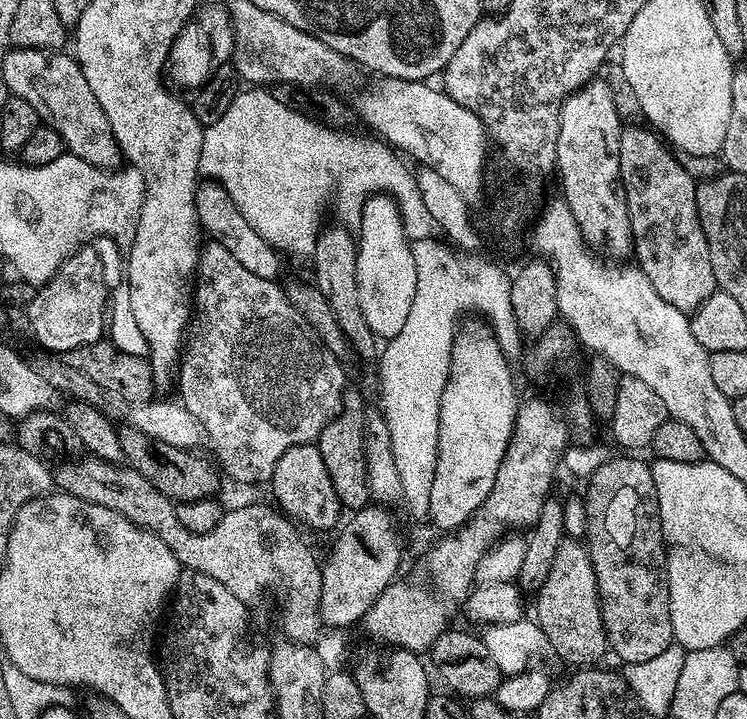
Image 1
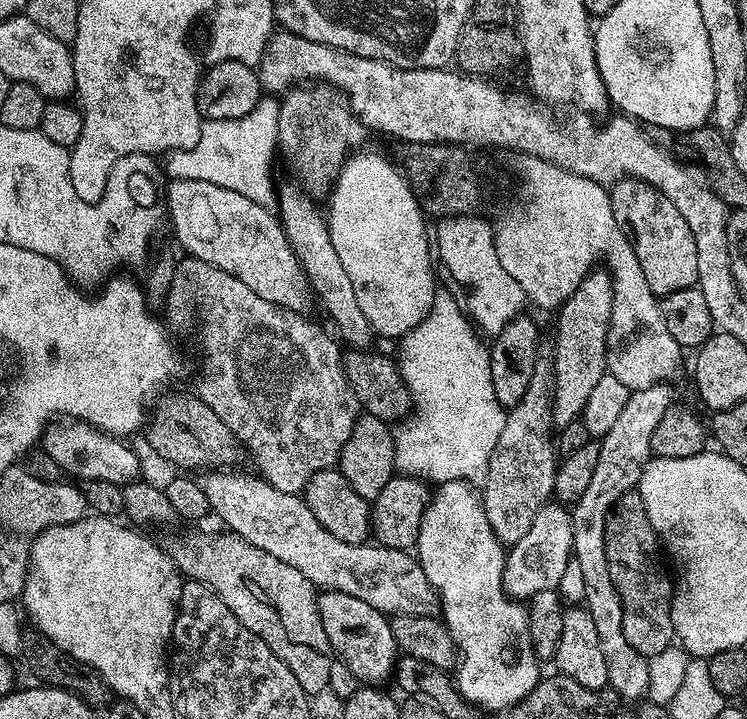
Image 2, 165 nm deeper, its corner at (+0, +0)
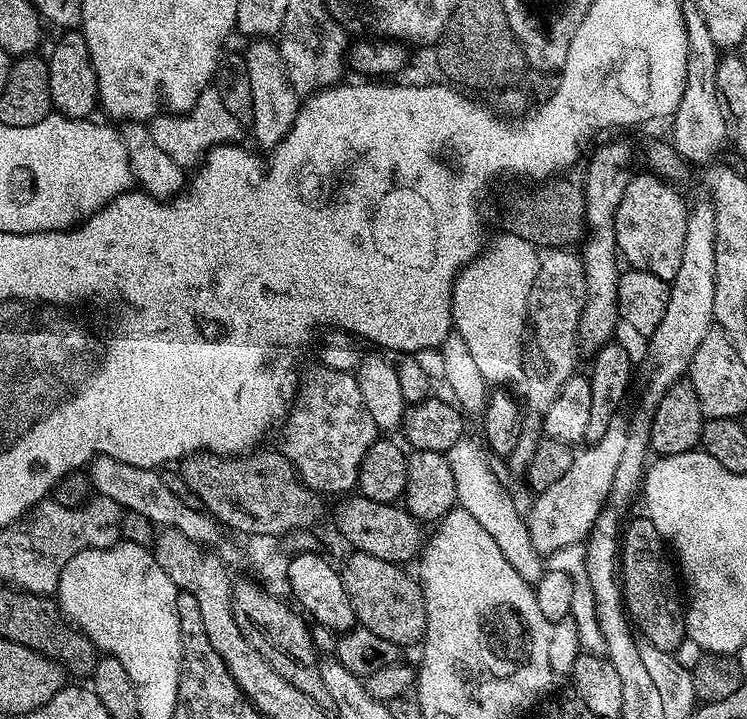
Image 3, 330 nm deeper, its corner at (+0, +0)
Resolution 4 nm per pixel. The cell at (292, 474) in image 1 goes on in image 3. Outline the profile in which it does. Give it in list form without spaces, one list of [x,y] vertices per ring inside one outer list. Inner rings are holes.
[[[354,494],[345,497],[336,510],[336,526],[341,536],[355,551],[370,554],[382,561],[407,564],[420,554],[424,544],[421,523],[409,515],[406,508],[388,503],[374,502],[365,496]]]

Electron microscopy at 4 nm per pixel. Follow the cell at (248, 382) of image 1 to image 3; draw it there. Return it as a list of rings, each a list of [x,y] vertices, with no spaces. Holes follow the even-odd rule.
[[[323,366],[317,369],[309,374],[305,384],[303,381],[288,409],[282,424],[284,441],[278,448],[292,463],[302,483],[313,492],[348,494],[357,487],[362,458],[366,458],[366,450],[378,439],[378,429],[374,418],[370,418],[370,410],[366,410],[366,402],[362,402],[362,390],[358,390],[355,375],[333,372]]]

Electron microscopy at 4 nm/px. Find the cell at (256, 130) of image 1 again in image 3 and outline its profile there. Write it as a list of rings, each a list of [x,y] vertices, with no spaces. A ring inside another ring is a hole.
[[[214,86],[204,89],[202,94],[198,94],[198,102],[186,113],[179,116],[169,116],[167,114],[156,116],[147,121],[147,127],[153,138],[155,145],[168,154],[174,162],[183,166],[199,165],[202,154],[207,153],[209,148],[217,148],[219,144],[230,144],[239,141],[241,138],[242,125],[226,106],[222,106],[218,90]]]

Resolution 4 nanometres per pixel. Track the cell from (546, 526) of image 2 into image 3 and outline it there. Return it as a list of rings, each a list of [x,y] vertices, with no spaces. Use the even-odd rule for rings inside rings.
[[[617,414],[606,426],[606,434],[598,438],[598,442],[581,447],[575,453],[573,465],[554,486],[550,486],[545,492],[539,493],[532,501],[532,509],[527,514],[528,533],[532,539],[532,545],[537,552],[549,554],[560,550],[564,546],[579,544],[588,538],[588,531],[592,528],[600,513],[603,511],[608,501],[608,491],[612,488],[614,470],[618,466],[618,461],[622,458],[622,450],[626,447],[626,438],[628,437],[629,421],[623,420],[623,415]]]

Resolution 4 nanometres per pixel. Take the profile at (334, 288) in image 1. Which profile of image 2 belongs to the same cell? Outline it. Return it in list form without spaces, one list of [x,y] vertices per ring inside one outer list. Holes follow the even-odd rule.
[[[316,82],[311,86],[295,86],[283,93],[278,114],[279,145],[292,155],[292,164],[300,175],[299,183],[309,197],[327,197],[330,185],[343,166],[352,139],[362,132],[362,125],[348,104],[348,97],[338,88]]]

